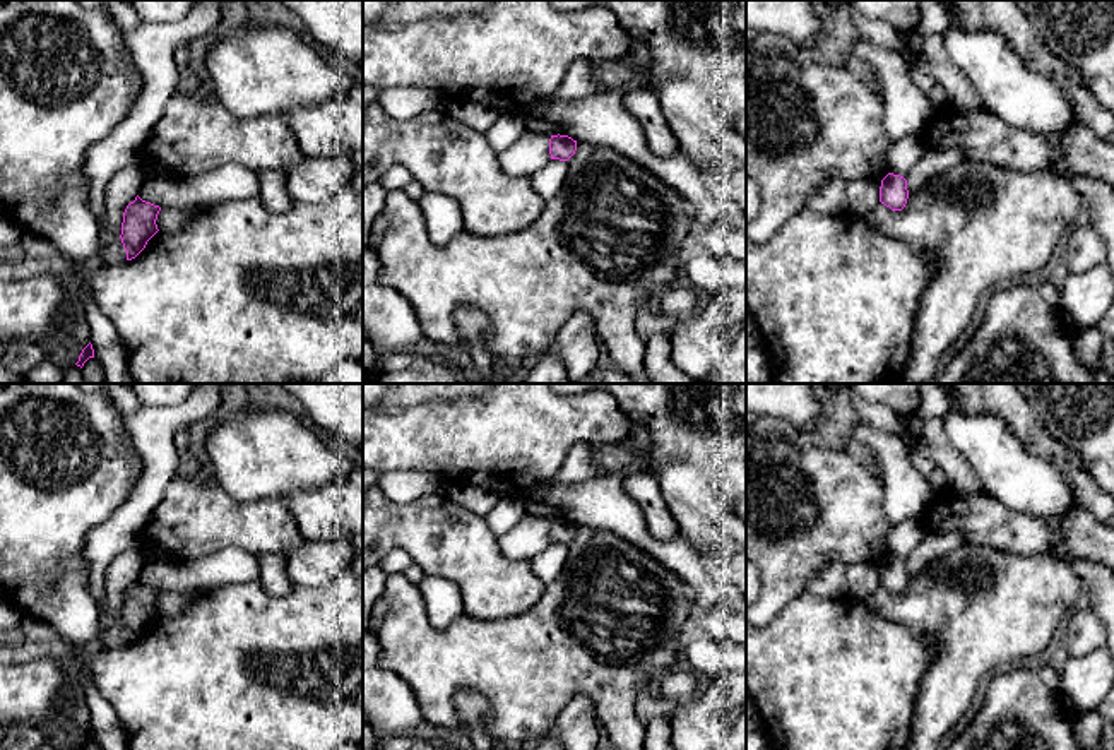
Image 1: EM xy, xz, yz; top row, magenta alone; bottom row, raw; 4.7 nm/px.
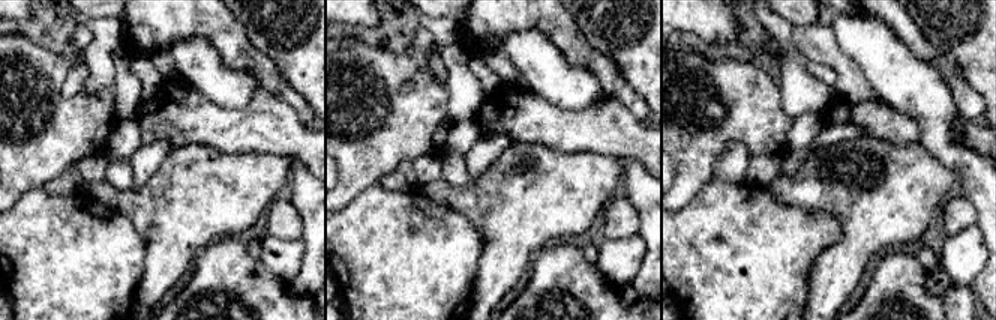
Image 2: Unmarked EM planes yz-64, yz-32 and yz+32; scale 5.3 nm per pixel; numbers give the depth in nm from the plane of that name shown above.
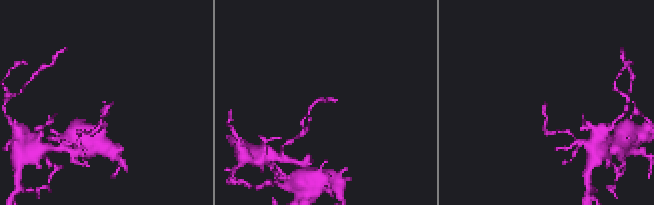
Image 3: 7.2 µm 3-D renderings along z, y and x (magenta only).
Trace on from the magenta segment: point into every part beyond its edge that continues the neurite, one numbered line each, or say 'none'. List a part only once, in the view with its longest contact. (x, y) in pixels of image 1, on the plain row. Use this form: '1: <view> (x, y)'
none

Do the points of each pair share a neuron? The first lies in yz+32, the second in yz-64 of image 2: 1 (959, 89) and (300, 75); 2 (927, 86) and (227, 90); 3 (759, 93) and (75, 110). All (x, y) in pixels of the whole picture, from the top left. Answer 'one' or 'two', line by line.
1: two
2: one
3: one

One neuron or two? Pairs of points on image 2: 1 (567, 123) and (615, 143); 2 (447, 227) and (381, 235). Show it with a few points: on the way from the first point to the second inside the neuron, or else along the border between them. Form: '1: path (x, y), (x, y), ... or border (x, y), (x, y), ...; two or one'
1: path (579, 129), (603, 131); one
2: path (431, 235), (398, 235); one

